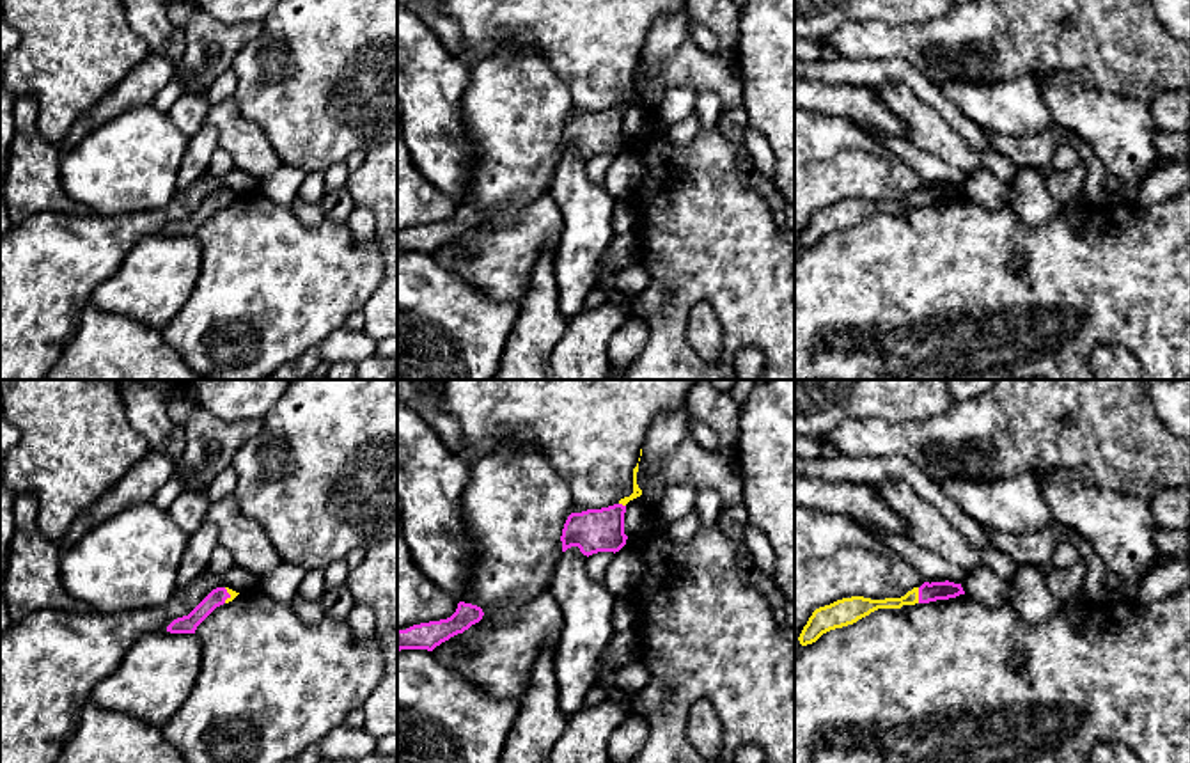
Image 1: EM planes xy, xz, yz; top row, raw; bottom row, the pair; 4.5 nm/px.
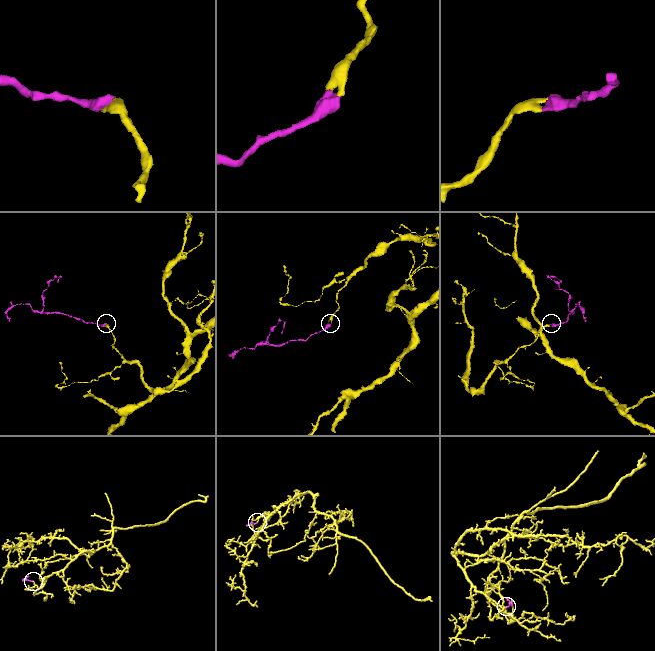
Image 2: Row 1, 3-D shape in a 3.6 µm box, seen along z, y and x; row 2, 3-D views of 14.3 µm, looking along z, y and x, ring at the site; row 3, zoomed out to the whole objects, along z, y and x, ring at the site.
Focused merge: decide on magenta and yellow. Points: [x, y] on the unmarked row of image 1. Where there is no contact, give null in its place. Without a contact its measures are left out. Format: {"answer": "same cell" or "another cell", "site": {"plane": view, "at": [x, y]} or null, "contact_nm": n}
{"answer": "same cell", "site": {"plane": "yz", "at": [919, 197]}, "contact_nm": 70}

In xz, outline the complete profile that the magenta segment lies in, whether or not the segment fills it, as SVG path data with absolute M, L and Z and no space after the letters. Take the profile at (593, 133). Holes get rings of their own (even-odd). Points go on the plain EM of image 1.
M638 66L633 71L633 96L621 101L617 106L587 112L582 115L571 115L562 131L562 154L571 149L578 149L583 158L592 158L598 154L619 154L628 138L624 137L624 115L626 106L642 98L637 87Z

